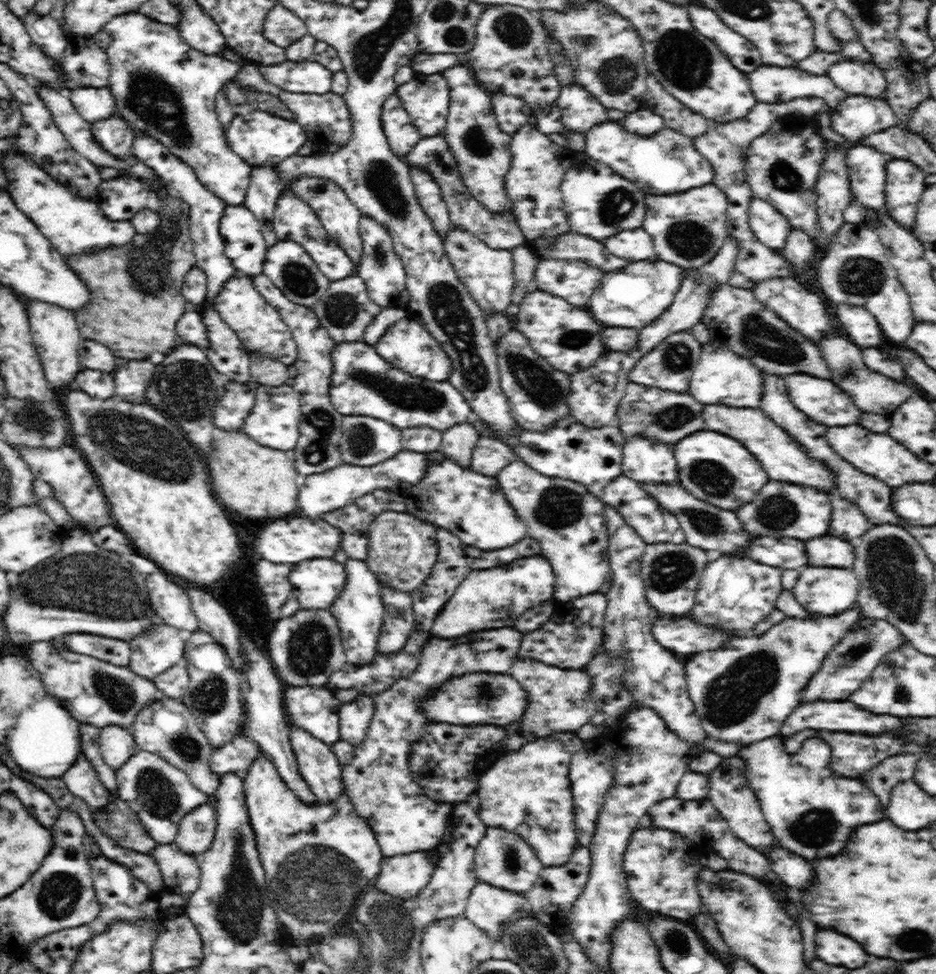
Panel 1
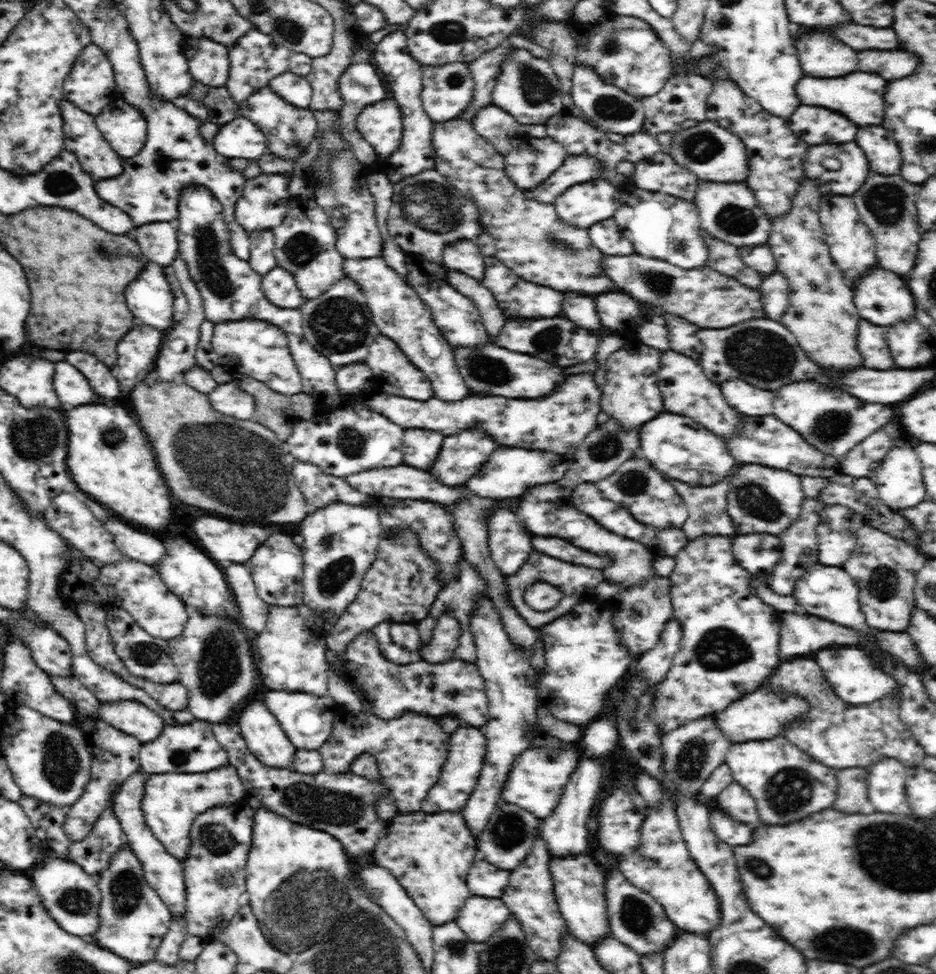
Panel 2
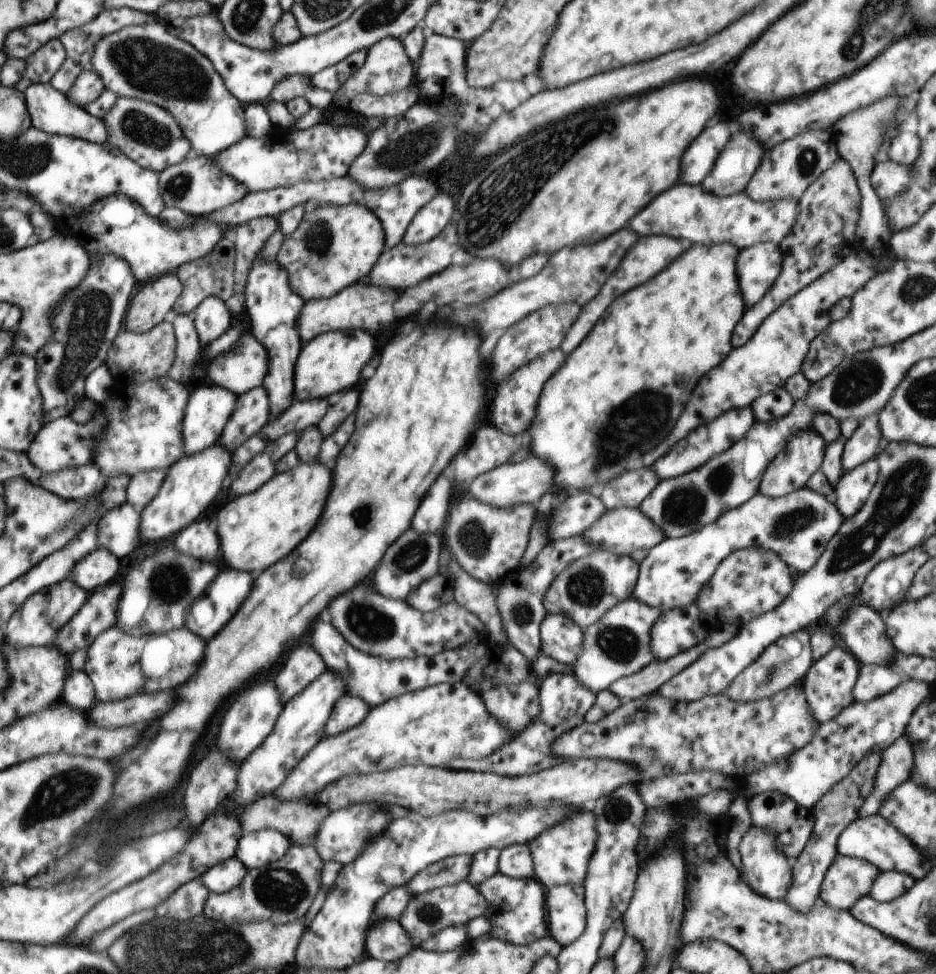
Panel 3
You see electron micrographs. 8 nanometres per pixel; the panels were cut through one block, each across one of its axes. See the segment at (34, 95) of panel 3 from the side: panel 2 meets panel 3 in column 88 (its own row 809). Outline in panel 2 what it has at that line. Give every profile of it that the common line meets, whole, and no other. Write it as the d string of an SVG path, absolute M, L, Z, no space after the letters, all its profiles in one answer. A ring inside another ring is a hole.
M141 770L134 772L120 787L115 796L113 812L120 821L120 826L127 839L127 845L142 863L144 878L166 903L172 917L185 917L185 882L182 861L168 854L164 846L156 840L153 832L144 820L141 810L141 798L144 794L144 782L147 775Z

